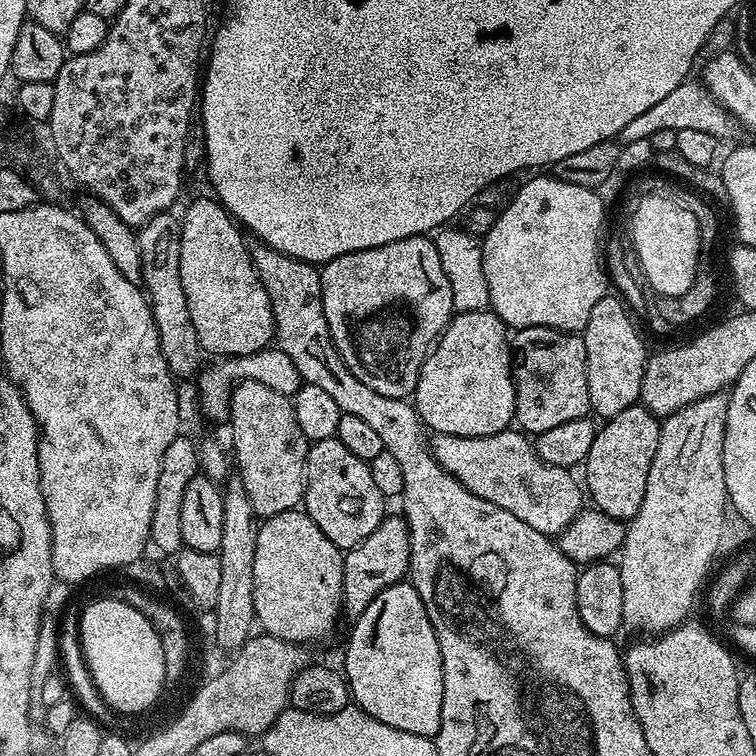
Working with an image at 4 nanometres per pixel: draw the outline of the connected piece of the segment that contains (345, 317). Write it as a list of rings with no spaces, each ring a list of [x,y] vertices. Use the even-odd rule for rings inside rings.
[[[427,235],[402,238],[398,242],[386,242],[386,246],[374,246],[370,250],[354,250],[350,254],[342,254],[334,258],[329,264],[320,268],[320,281],[322,282],[322,306],[326,314],[326,326],[330,326],[330,338],[350,374],[362,382],[362,386],[370,386],[378,394],[386,394],[390,398],[399,400],[411,397],[416,391],[416,383],[420,377],[420,371],[424,365],[424,359],[432,351],[437,340],[444,332],[444,327],[452,321],[454,309],[452,307],[452,295],[450,294],[450,281],[446,278],[446,270],[442,270],[442,258],[438,258],[435,239]]]

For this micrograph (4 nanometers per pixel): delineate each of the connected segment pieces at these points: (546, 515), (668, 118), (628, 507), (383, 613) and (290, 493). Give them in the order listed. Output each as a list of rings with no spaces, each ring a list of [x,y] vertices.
[[[505,430],[489,436],[455,436],[437,432],[430,440],[432,456],[438,462],[438,466],[442,466],[454,478],[458,478],[458,482],[462,482],[462,486],[466,486],[470,494],[478,494],[478,498],[486,498],[486,502],[494,502],[494,506],[510,510],[514,518],[522,518],[526,526],[534,526],[534,530],[542,534],[553,538],[559,537],[560,531],[570,526],[570,522],[582,510],[581,485],[577,477],[576,480],[572,477],[573,473],[569,469],[542,462],[542,458],[536,456],[533,441],[523,431],[512,431]]]
[[[685,82],[678,86],[678,90],[670,90],[670,94],[666,94],[666,98],[662,98],[656,105],[650,106],[650,110],[638,114],[638,118],[632,119],[627,126],[622,126],[618,137],[619,143],[625,145],[639,140],[651,140],[657,130],[674,130],[675,132],[702,130],[718,142],[730,139],[736,130],[738,131],[735,116],[732,116],[715,100],[703,83],[692,83]]]
[[[637,402],[630,405],[626,410],[622,410],[622,414],[614,414],[613,416],[607,417],[607,419],[597,427],[594,446],[590,446],[590,454],[584,459],[584,463],[582,465],[582,471],[584,471],[584,480],[582,476],[582,484],[586,489],[587,499],[588,496],[592,499],[589,501],[591,501],[599,512],[602,514],[610,514],[610,518],[623,520],[625,522],[632,520],[638,514],[638,510],[642,506],[642,497],[646,494],[646,478],[650,474],[650,462],[654,462],[654,454],[658,450],[658,442],[660,441],[660,425],[661,421],[656,417],[656,415],[654,415],[649,408],[644,407],[643,403]]]
[[[401,582],[382,590],[382,594],[378,594],[378,598],[374,598],[374,602],[370,602],[370,606],[362,610],[362,614],[351,627],[352,633],[348,636],[348,645],[344,648],[342,675],[348,682],[348,690],[355,707],[370,714],[370,718],[378,718],[378,722],[386,722],[386,726],[394,726],[394,730],[406,730],[406,734],[435,738],[442,722],[442,654],[438,646],[438,638],[434,634],[434,626],[430,622],[430,614],[426,614],[426,606],[422,606],[422,598],[418,598],[416,587],[411,582]]]
[[[244,380],[232,389],[227,419],[232,422],[230,452],[234,457],[234,468],[242,486],[246,486],[246,498],[250,498],[250,506],[254,506],[257,516],[267,518],[299,509],[304,498],[304,469],[308,467],[310,442],[302,434],[302,426],[298,426],[291,399],[261,382]]]

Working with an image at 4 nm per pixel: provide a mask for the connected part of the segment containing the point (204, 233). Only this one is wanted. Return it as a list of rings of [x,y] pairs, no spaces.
[[[212,198],[194,201],[180,220],[178,274],[182,278],[182,291],[186,293],[190,322],[194,322],[201,349],[205,353],[213,352],[216,358],[254,354],[269,347],[276,335],[270,294],[266,294],[266,286],[262,286],[256,267],[252,265],[250,244],[244,241],[243,235],[240,225]]]

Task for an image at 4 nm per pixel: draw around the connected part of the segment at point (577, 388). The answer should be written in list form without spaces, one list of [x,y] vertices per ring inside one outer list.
[[[521,328],[511,337],[516,381],[515,423],[525,433],[539,434],[562,422],[585,419],[590,412],[583,335],[557,328]]]

